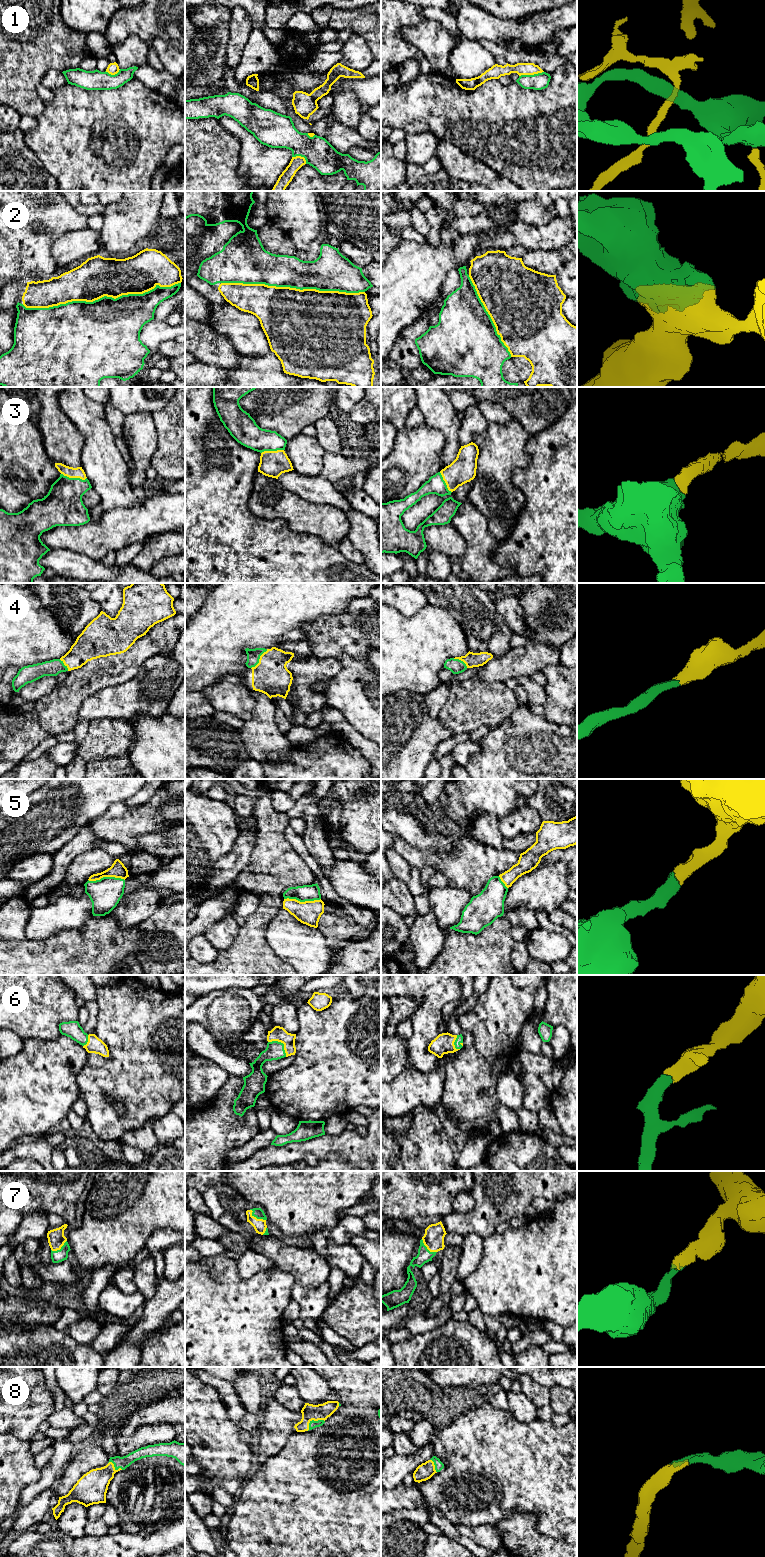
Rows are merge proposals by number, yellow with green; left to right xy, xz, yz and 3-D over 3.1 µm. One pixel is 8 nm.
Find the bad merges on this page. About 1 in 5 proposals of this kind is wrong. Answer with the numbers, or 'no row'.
1

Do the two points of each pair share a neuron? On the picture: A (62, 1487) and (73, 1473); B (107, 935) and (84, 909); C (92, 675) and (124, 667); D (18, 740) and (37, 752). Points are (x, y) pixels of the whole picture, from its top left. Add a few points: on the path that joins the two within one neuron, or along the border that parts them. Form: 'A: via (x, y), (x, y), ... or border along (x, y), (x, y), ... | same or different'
A: via (64, 1484), (70, 1476) | same
B: border along (93, 916), (80, 927), (71, 929) | different
C: via (100, 673), (116, 669) | same
D: border along (50, 735), (43, 739), (18, 763) | different

